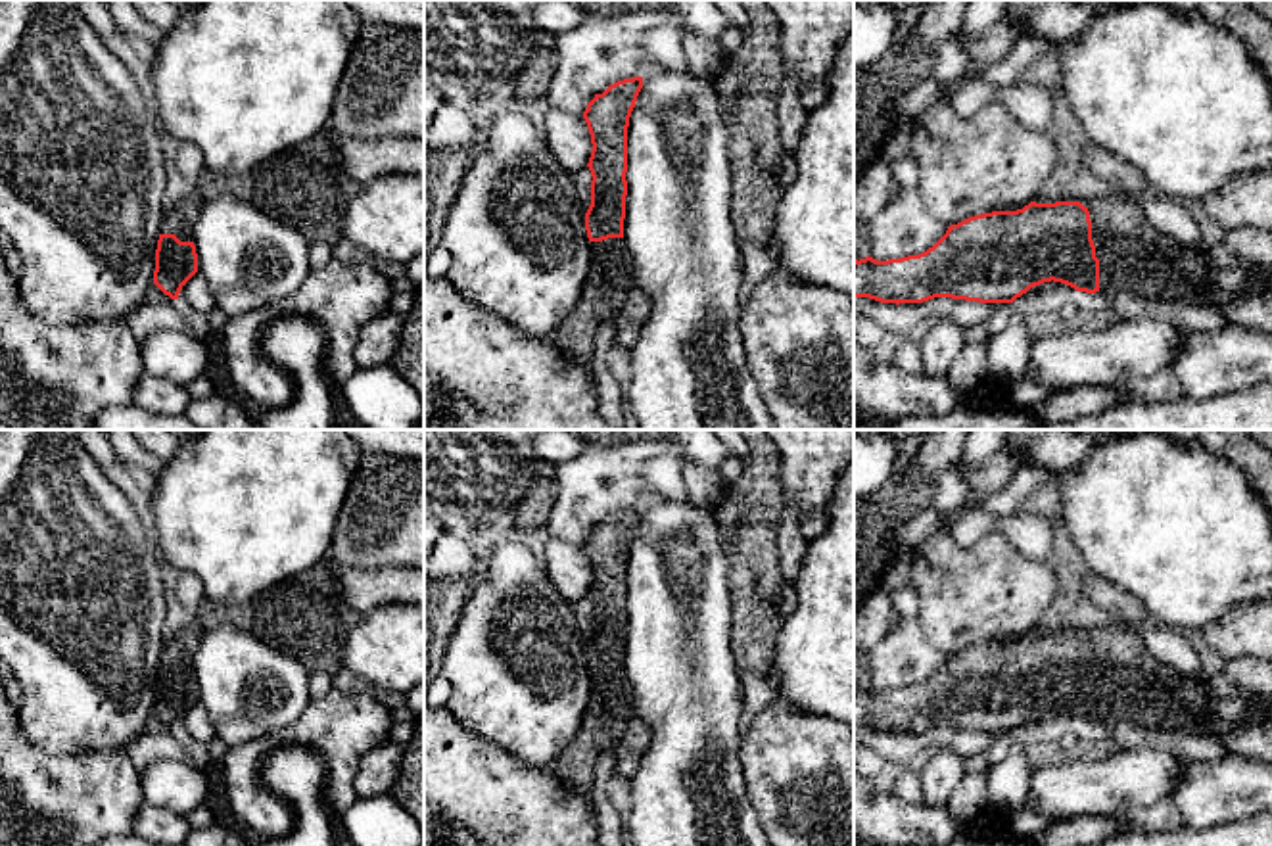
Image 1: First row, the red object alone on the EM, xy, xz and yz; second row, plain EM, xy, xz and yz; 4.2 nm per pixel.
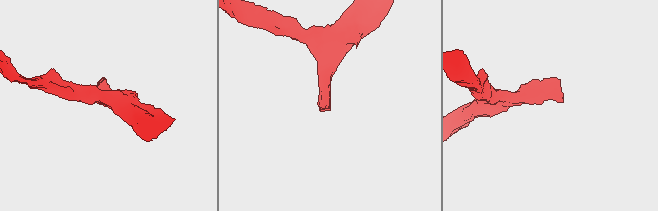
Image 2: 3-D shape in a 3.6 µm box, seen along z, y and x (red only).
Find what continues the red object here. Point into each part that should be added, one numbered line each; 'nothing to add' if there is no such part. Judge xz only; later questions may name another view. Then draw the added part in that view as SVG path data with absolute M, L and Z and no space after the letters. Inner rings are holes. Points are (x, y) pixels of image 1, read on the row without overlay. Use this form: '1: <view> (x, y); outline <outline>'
1: xz (609, 708); outline M624 668L589 671L591 696L574 740L549 767L564 788L591 802L597 758L620 744L631 717L631 687Z

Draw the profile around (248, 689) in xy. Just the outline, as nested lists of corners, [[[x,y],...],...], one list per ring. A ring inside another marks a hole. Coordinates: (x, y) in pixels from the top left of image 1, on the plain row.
[[[234,625],[203,631],[194,654],[194,675],[198,702],[205,708],[217,737],[228,748],[286,729],[311,700],[309,670],[297,658],[265,645]]]

